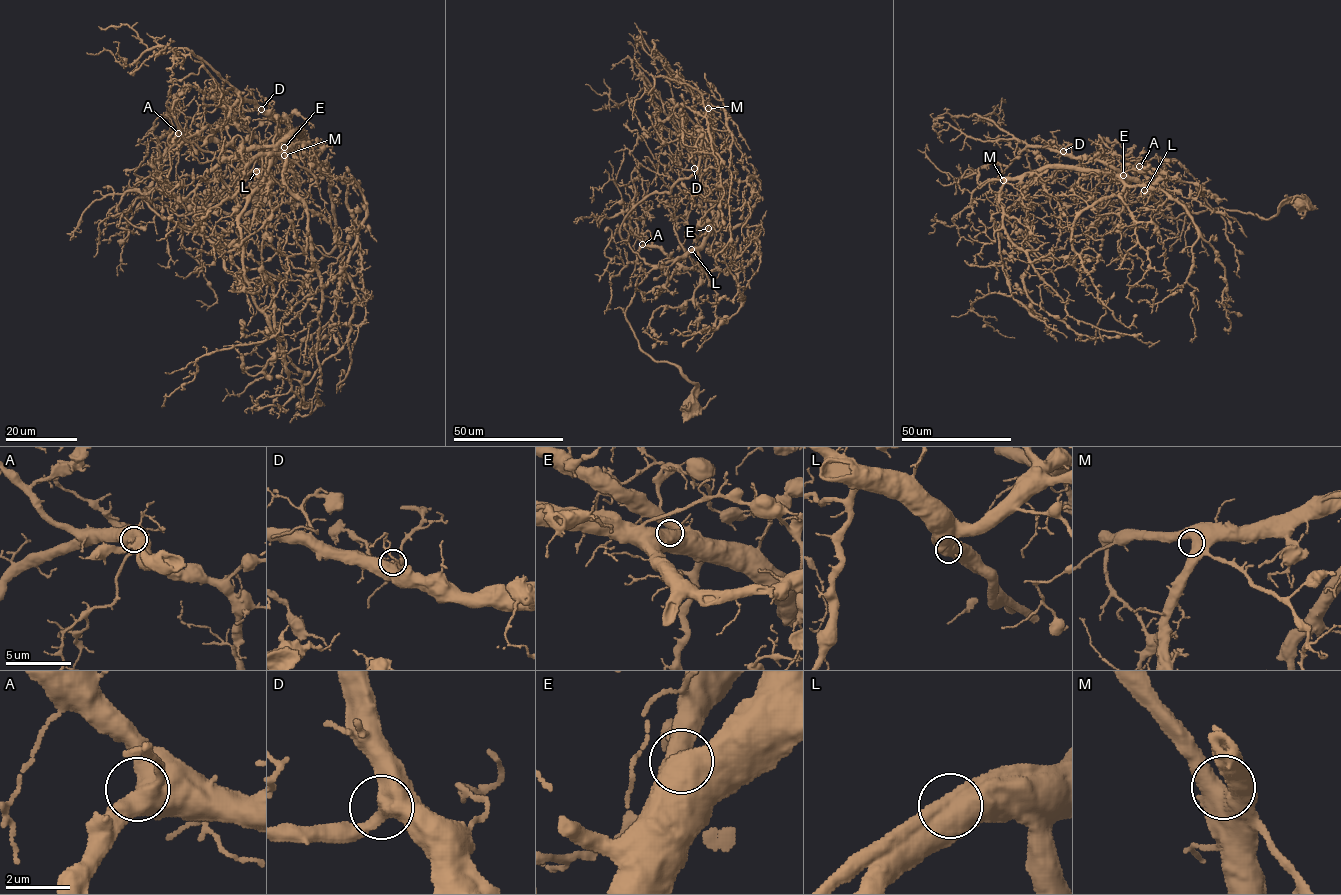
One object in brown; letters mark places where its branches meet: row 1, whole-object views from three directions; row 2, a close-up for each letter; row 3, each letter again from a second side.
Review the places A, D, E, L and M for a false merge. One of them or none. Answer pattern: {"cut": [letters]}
{"cut": []}

